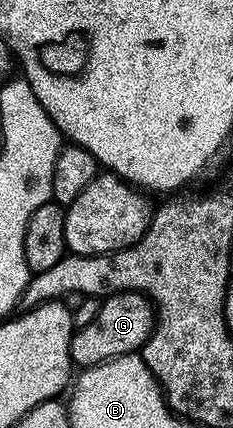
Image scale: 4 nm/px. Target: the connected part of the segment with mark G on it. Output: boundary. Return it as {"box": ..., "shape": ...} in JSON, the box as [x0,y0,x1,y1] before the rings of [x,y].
{"box":[71,290,157,368],"shape":[[[135,290],[106,295],[100,301],[97,316],[89,324],[78,327],[71,335],[71,361],[76,367],[86,368],[108,362],[122,354],[142,351],[155,328],[157,315],[152,301]]]}

